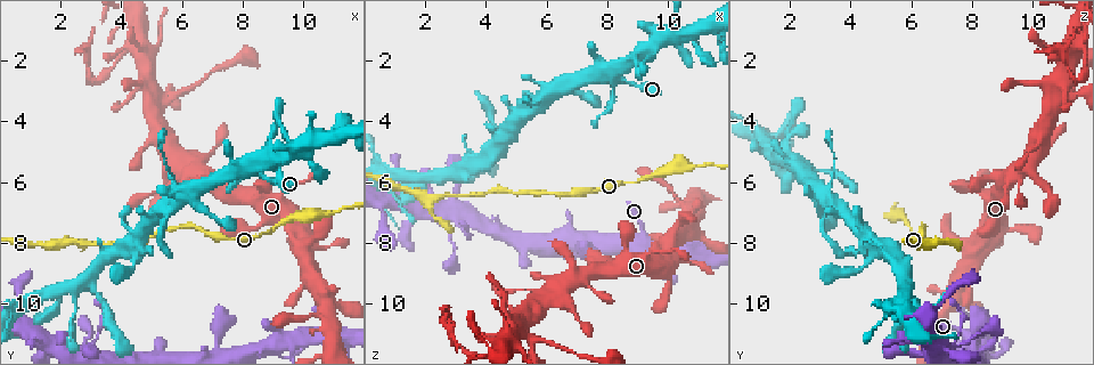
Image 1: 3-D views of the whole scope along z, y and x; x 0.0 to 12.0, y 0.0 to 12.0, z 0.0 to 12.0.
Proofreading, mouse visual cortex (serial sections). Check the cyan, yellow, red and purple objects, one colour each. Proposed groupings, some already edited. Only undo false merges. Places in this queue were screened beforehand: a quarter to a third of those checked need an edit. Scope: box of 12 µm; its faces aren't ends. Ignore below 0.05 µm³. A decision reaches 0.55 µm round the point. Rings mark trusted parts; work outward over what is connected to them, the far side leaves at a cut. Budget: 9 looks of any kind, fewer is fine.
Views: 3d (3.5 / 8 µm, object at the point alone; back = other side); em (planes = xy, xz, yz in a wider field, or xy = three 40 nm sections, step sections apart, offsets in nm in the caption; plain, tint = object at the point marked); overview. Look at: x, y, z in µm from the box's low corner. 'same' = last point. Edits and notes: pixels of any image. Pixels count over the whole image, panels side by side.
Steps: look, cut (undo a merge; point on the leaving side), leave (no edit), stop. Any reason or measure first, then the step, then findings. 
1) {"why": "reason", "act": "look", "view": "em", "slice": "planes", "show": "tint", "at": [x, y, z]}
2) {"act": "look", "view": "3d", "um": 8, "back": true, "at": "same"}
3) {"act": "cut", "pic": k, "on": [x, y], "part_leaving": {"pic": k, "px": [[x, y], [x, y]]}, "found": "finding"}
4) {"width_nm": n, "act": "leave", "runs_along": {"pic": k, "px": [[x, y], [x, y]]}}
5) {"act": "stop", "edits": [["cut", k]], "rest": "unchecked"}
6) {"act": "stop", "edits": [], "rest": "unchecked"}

{"why": "looks like a crossing", "act": "look", "view": "3d", "um": 3.5, "at": [6.1, 5.6, 9.6]}

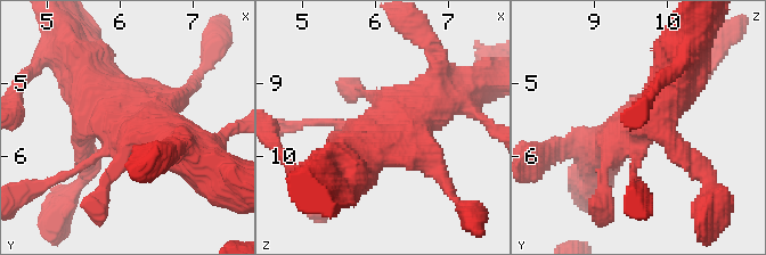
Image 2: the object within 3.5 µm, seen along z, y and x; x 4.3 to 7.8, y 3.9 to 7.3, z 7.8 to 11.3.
{"why": "now the EM", "act": "look", "view": "em", "slice": "xy", "step": 1, "show": "tint", "at": [6.10, 5.55, 9.60]}

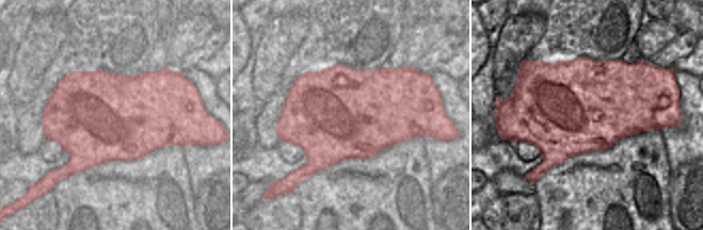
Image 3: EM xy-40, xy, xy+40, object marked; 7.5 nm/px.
{"act": "leave", "runs_along": {"pic": 2, "px": [[185, 150], [114, 120], [87, 74]]}, "found": "all the same cell"}

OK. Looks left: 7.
{"why": "two arms at a narrow angle", "act": "look", "view": "3d", "um": 8, "at": [9.9, 7.6, 9.1]}

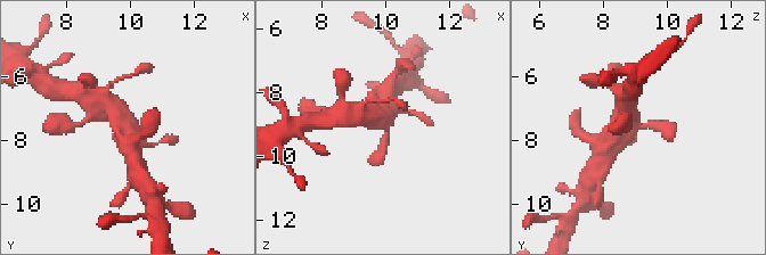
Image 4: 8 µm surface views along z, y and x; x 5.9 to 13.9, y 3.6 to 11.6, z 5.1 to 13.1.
{"why": "now the EM", "act": "look", "view": "em", "slice": "xy", "step": 2, "show": "tint", "at": [10.0, 7.5, 9.1]}

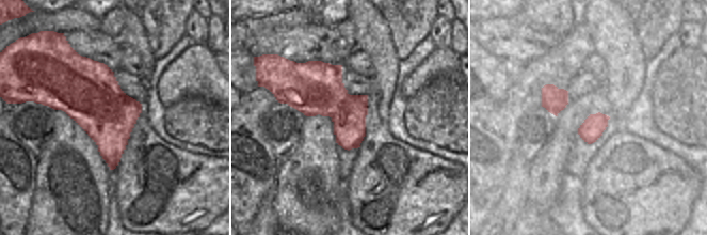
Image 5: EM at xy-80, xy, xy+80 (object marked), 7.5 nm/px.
{"act": "leave", "runs_along": {"pic": 4, "px": [[97, 101], [128, 120], [131, 147]]}, "found": "continuous, no second cell"}

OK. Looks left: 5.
{"why": "abrupt turn", "act": "look", "view": "3d", "um": 3.5, "at": [3.2, 2.5, 11.4]}

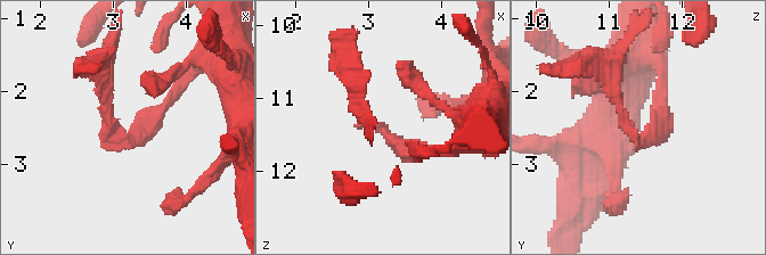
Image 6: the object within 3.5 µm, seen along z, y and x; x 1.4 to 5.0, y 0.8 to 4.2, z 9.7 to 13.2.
{"why": "need the tissue", "act": "look", "view": "em", "slice": "planes", "show": "plain", "at": [3.15, 2.65, 11.40]}

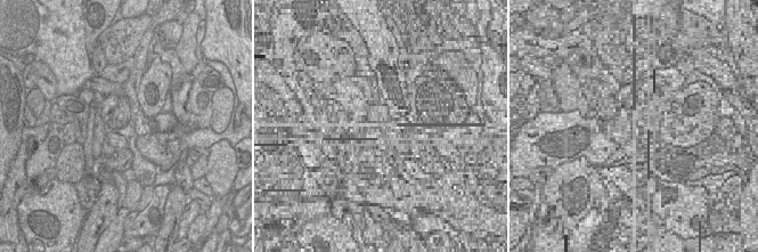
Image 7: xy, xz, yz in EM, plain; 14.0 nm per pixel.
{"act": "look", "view": "em", "slice": "planes", "show": "tint", "at": "same"}

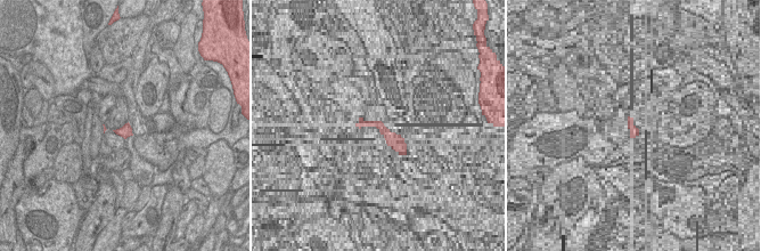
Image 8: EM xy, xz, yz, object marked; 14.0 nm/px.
{"act": "leave", "runs_along": {"pic": 6, "px": [[428, 151], [402, 149], [357, 97]]}, "found": "all the same cell"}

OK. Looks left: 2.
{"act": "stop", "edits": [], "rest": "unchecked"}

